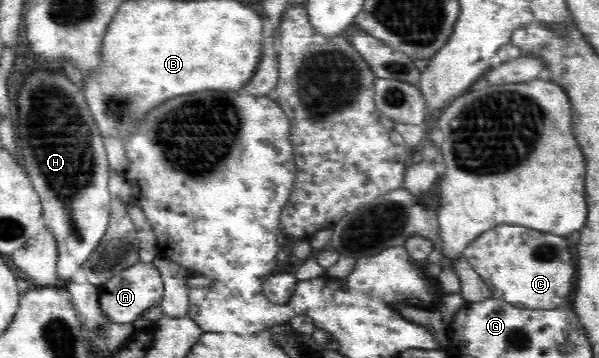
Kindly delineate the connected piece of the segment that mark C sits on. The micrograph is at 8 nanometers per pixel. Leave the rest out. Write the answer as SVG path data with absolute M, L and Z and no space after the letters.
M497 224L472 240L462 258L490 287L491 296L506 303L529 309L553 309L570 302L576 268L568 240L562 236L544 236L544 232L517 224Z

